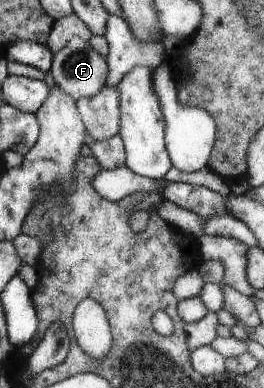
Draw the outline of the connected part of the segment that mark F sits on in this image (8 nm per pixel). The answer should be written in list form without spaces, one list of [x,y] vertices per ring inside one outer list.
[[[73,36],[63,49],[52,54],[48,71],[54,85],[77,101],[94,96],[104,86],[108,67],[86,41]]]

